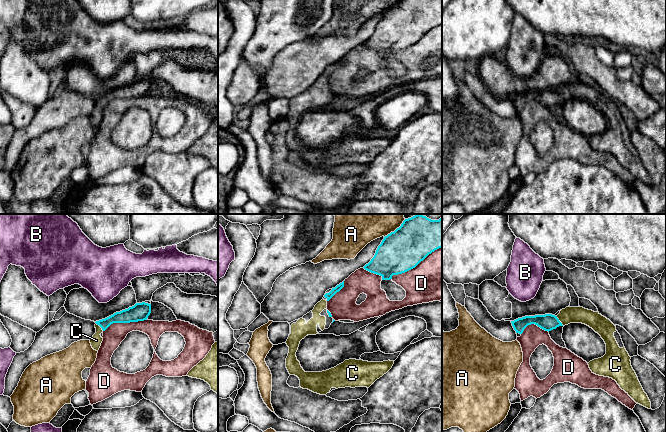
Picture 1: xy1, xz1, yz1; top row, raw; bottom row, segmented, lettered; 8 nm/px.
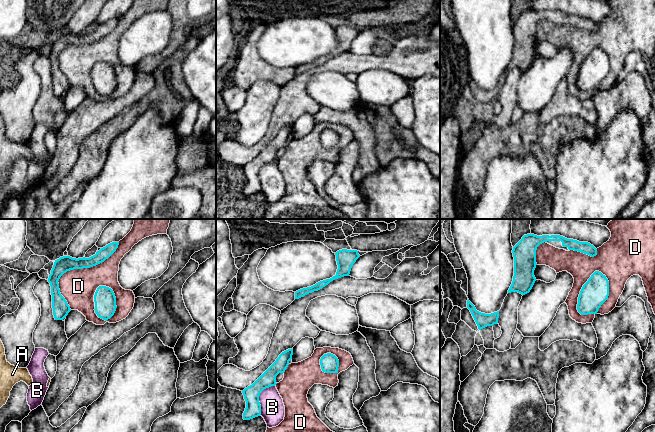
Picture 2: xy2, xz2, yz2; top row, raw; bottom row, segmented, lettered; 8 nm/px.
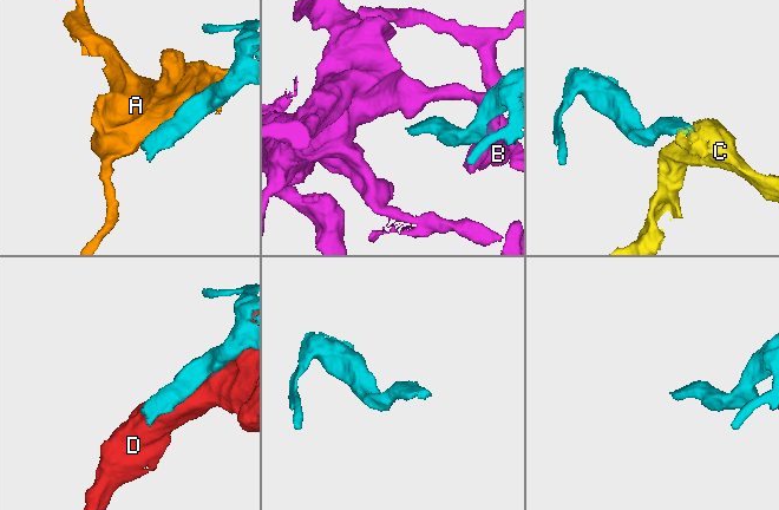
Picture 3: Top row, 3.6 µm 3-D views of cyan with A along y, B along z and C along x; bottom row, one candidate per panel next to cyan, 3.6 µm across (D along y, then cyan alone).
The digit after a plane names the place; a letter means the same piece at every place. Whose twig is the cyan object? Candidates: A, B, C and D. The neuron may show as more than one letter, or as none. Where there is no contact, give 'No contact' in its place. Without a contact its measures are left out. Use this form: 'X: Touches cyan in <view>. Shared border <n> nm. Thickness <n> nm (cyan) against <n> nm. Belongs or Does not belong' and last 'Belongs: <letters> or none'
A: Touches cyan in xz1. Shared border 220 nm. Thickness 340 nm (cyan) against 400 nm. Does not belong
B: Touches cyan in xz2. Shared border 260 nm. Thickness 130 nm (cyan) against 190 nm. Does not belong
C: Touches cyan in yz1. Shared border 100 nm. Thickness 140 nm (cyan) against 130 nm. Belongs
D: Touches cyan in yz2. Shared border 400 nm. Thickness 220 nm (cyan) against 220 nm. Does not belong
Belongs: C

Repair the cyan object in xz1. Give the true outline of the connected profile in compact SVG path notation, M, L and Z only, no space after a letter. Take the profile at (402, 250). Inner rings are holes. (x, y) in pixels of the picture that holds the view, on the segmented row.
M421 214L405 219L394 232L384 237L374 257L363 268L380 275L382 280L390 280L393 275L405 273L415 268L429 254L442 248L442 217L431 220Z

